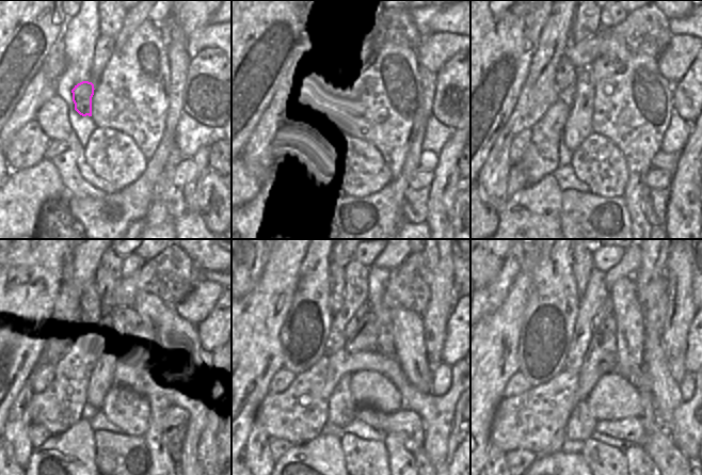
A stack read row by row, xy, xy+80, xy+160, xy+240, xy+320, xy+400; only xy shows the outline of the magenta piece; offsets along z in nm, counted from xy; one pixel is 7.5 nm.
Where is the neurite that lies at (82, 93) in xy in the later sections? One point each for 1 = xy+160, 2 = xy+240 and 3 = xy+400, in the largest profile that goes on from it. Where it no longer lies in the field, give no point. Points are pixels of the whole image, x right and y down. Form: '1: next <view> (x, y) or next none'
1: next xy+160 (565, 76)
2: next xy+240 (92, 306)
3: next xy+400 (581, 260)

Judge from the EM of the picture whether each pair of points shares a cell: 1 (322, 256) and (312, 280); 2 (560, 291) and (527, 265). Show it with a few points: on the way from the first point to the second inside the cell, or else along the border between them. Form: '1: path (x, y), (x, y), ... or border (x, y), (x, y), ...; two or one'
1: path (320, 262), (314, 274); one
2: border (536, 250), (531, 290), (528, 294); two

